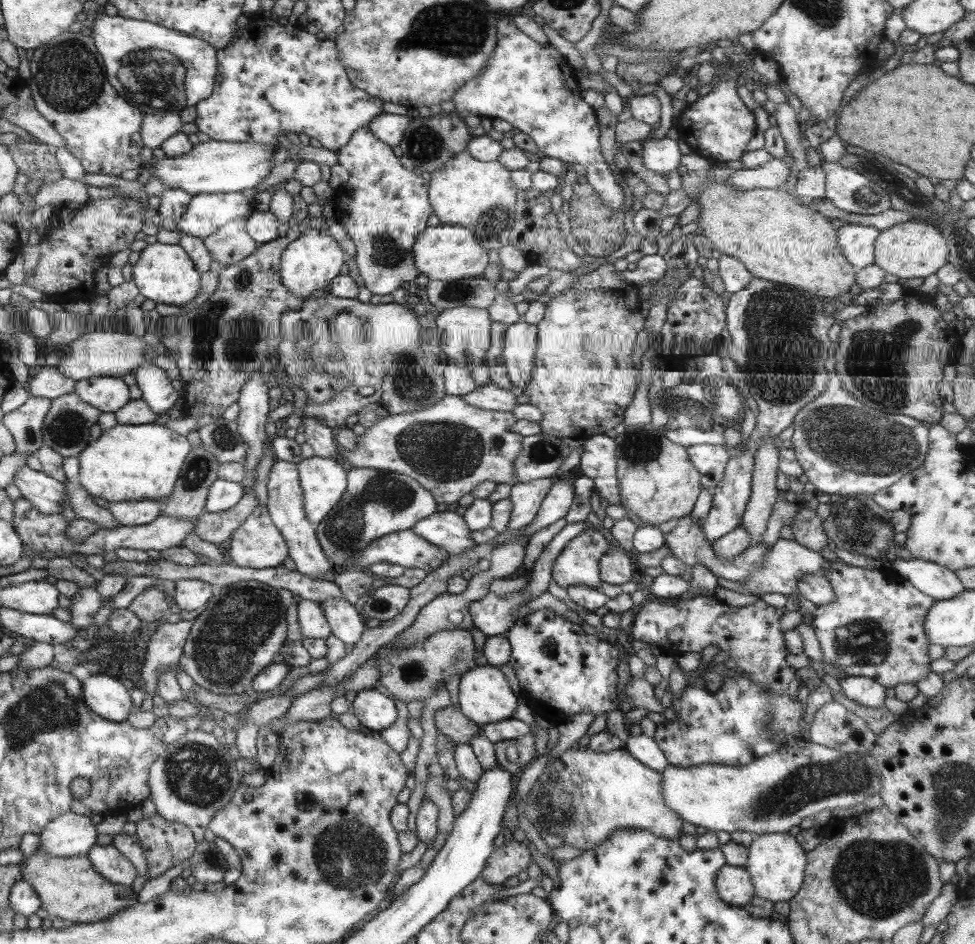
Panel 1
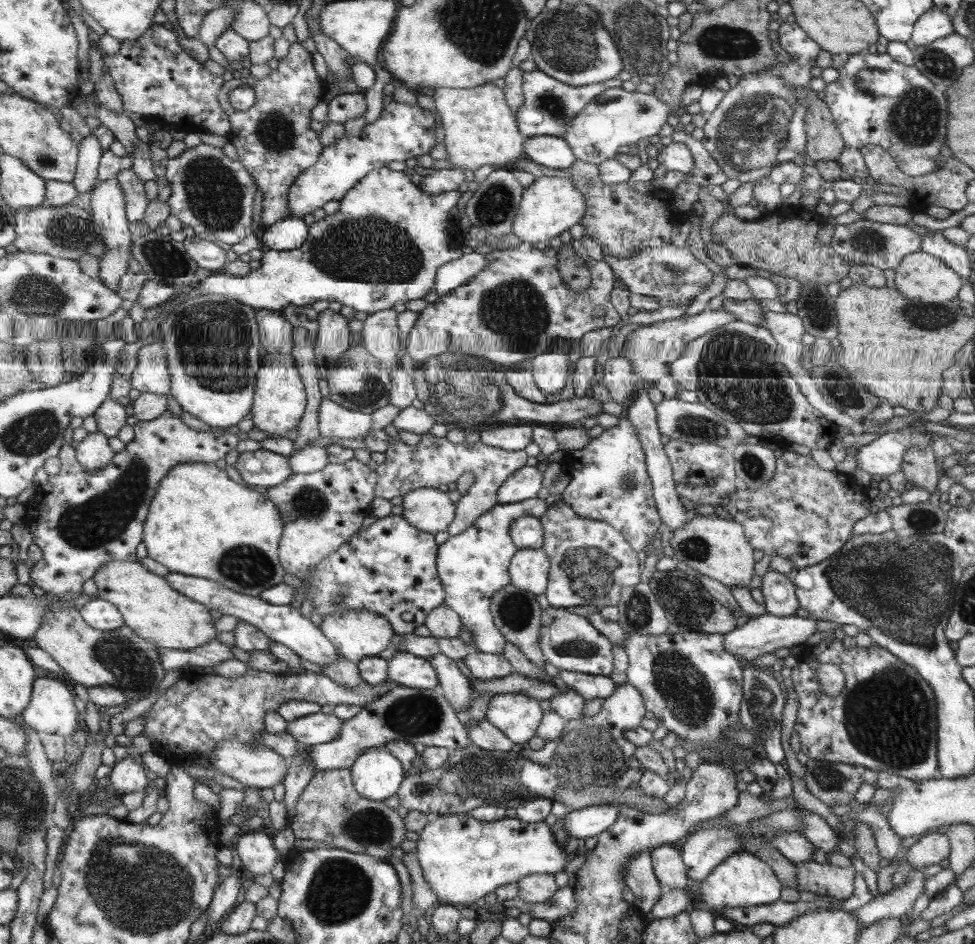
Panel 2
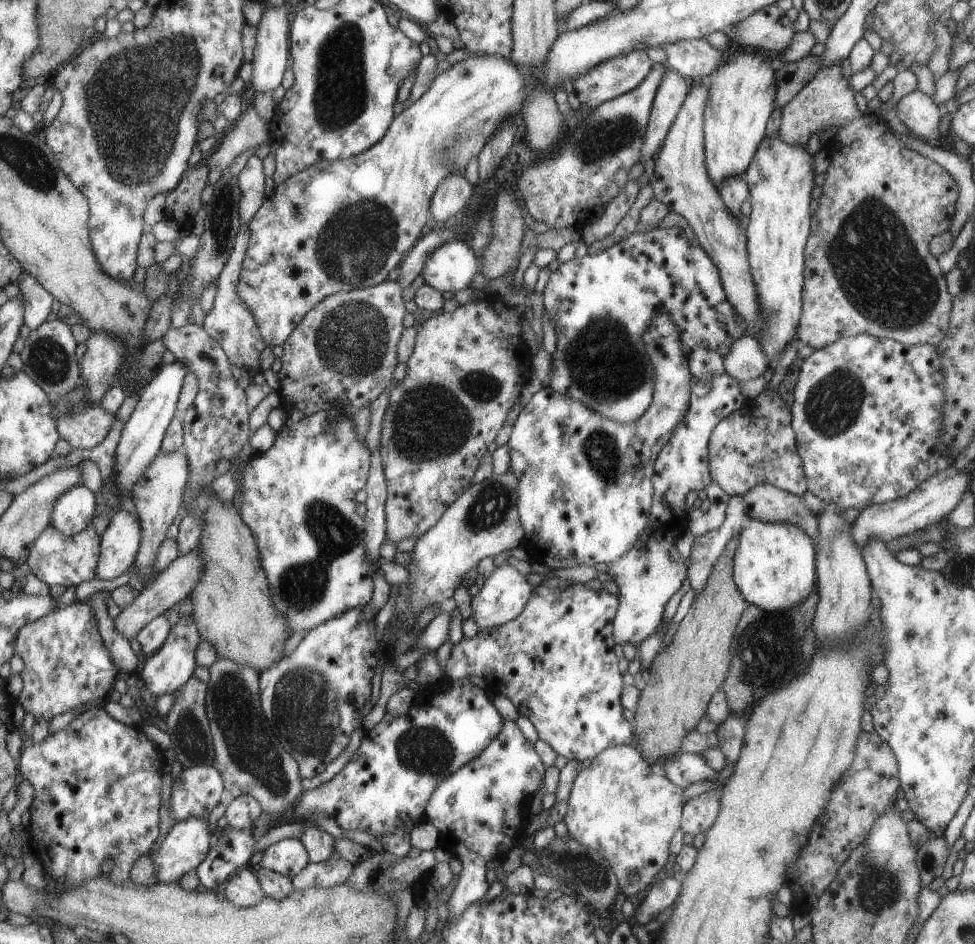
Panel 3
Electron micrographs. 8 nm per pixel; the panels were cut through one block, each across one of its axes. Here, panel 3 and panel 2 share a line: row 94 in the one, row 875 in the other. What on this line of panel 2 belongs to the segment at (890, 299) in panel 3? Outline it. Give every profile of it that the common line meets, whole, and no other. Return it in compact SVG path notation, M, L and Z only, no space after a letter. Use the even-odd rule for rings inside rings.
M809 860L792 863L795 867L795 886L798 892L811 892L821 897L845 901L853 893L855 871L853 867L840 867Z

